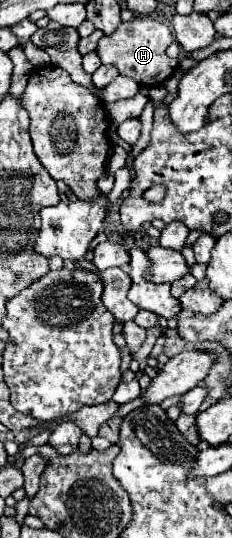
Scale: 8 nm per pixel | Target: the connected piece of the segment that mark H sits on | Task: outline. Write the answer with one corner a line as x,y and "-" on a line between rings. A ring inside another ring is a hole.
135,17
129,23
121,23
113,35
101,37
97,55
101,57
103,65
117,67
119,75
131,77
139,85
155,87
155,85
163,85
179,67
179,61
169,59
165,53
165,49
171,43
173,43
173,35
167,25
163,25
161,21
157,21
153,17

